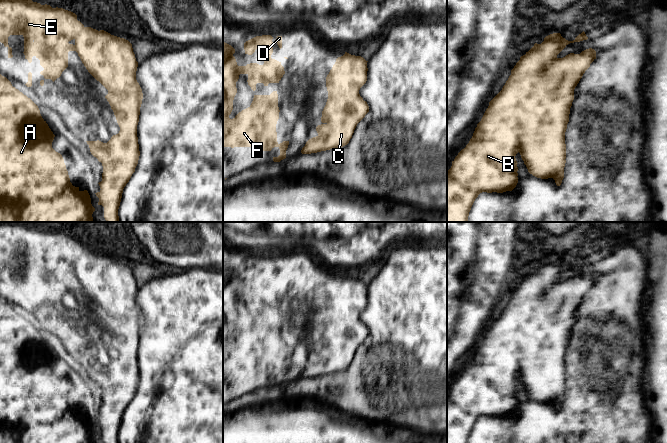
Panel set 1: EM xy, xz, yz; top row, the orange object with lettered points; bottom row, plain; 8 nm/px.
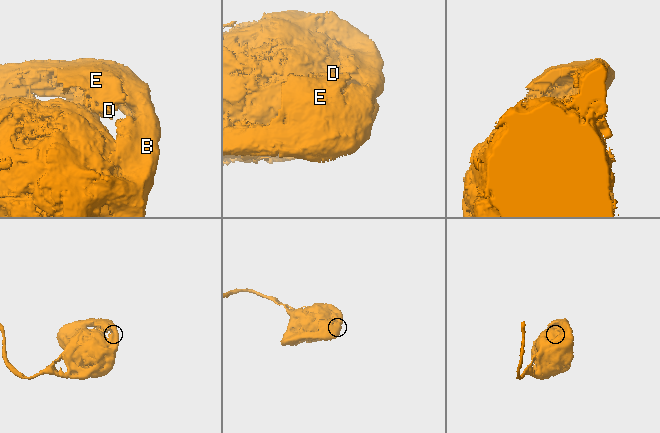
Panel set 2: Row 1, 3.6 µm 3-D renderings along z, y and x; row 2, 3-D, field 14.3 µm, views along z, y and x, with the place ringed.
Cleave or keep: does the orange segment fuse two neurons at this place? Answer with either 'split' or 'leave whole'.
leave whole

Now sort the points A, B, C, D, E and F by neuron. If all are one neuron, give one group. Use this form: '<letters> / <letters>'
A B C D E F

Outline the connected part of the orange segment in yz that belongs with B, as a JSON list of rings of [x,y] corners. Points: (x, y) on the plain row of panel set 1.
[[[584,255],[573,265],[553,257],[520,281],[502,314],[489,326],[469,367],[447,395],[447,443],[468,443],[475,423],[482,416],[512,415],[518,407],[515,382],[518,376],[530,398],[541,403],[553,402],[557,410],[561,409],[566,387],[565,356],[574,313],[596,283],[596,275],[589,272],[563,282],[557,279],[568,268],[587,263]]]

